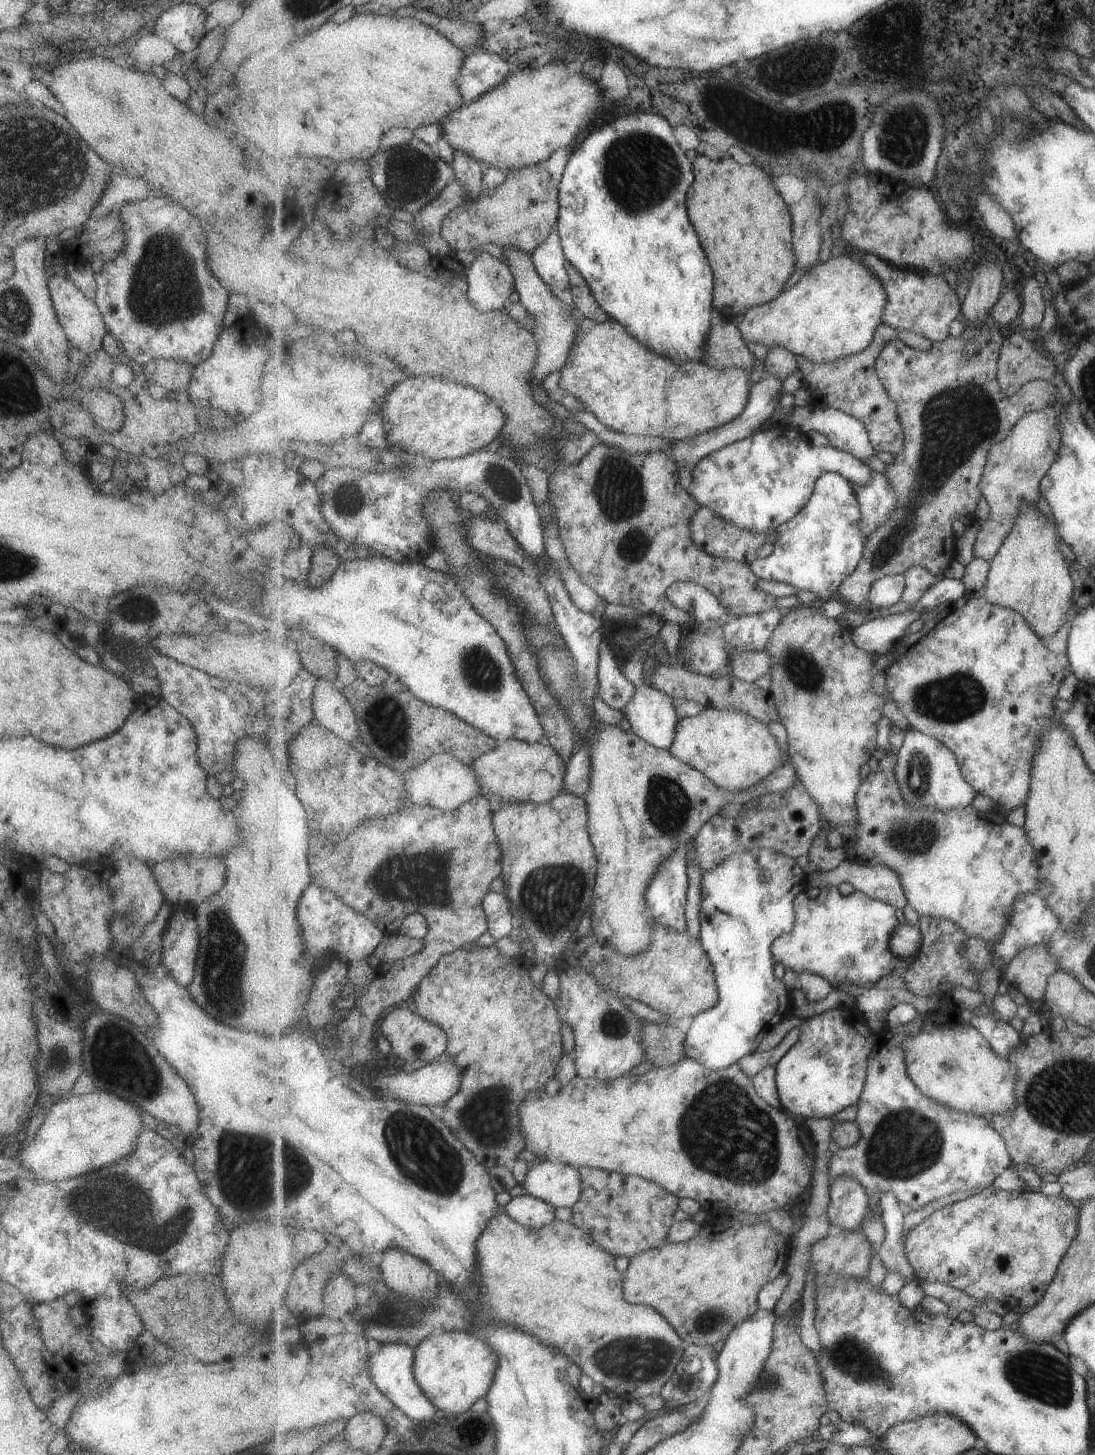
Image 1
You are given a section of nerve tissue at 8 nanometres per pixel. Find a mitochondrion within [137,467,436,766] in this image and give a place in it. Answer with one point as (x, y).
(393, 738)

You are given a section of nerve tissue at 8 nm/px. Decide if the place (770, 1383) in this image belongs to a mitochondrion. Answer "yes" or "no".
yes

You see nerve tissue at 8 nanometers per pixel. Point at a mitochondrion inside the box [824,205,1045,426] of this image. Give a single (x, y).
(935, 246)

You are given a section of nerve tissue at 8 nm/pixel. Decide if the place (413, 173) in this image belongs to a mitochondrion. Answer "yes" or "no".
yes

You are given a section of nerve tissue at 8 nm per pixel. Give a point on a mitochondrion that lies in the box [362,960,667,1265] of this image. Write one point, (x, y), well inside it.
(425, 1155)

